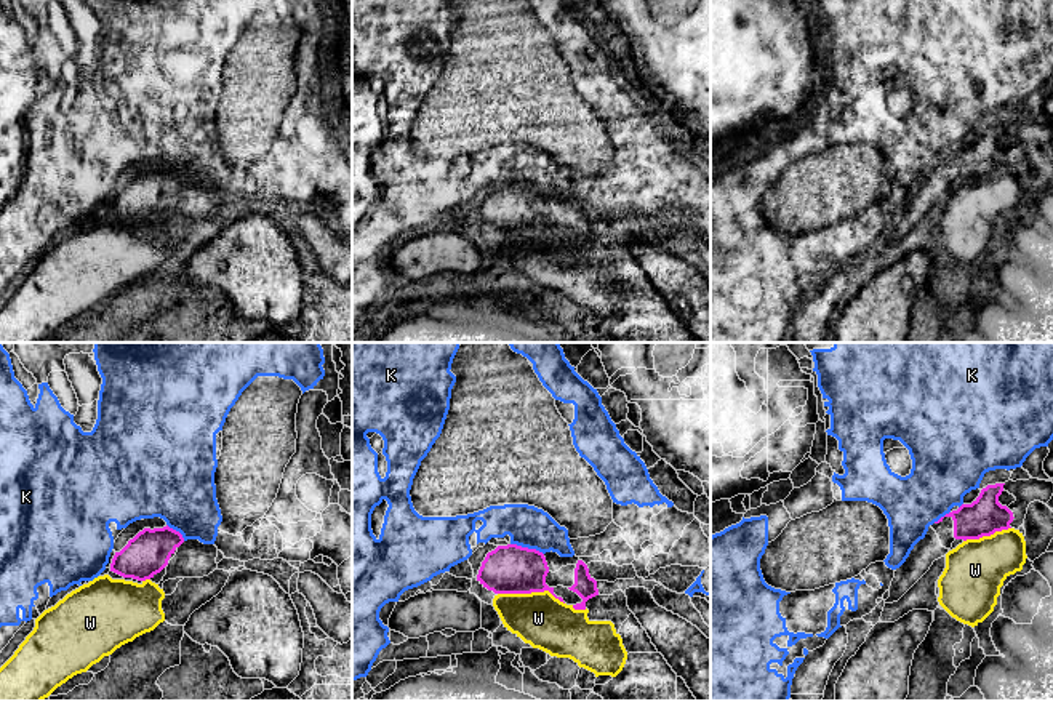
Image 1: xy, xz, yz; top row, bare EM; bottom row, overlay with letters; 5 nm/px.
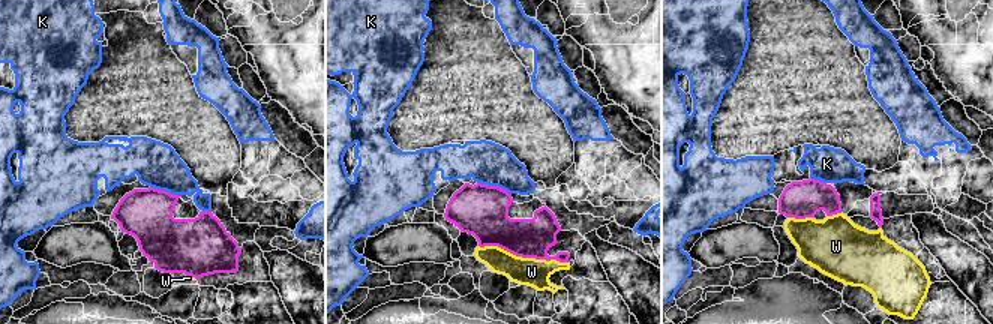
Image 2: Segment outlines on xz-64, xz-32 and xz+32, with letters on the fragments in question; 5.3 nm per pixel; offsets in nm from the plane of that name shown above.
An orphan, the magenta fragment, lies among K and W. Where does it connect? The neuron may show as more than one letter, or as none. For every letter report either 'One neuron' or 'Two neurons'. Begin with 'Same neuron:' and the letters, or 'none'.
Same neuron: none
K: Two neurons
W: Two neurons

